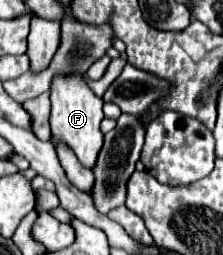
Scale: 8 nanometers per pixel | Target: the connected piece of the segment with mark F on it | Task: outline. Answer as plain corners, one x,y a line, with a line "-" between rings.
72,74
72,76
54,76
50,86
50,100
52,100
52,116
50,116
52,142
54,144
64,142
68,148
72,148
72,152
86,168
92,168
96,164
96,156
104,142
102,140
104,134
100,132
100,122
104,118
102,98
98,98
90,90
82,74

